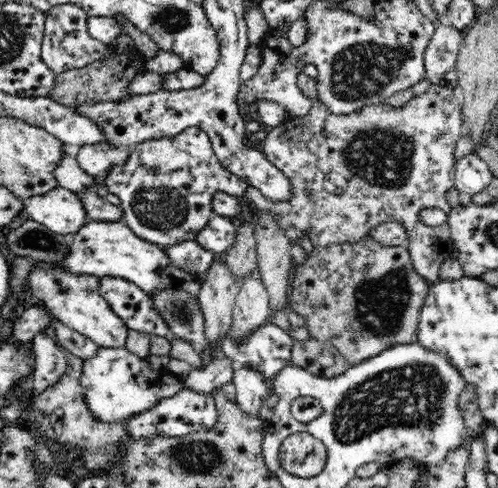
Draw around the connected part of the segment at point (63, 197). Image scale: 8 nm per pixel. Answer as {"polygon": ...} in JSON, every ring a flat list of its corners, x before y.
{"polygon":[[58,186,42,196,22,199,22,203,28,218,56,234,74,235,88,221,78,195,64,187]]}

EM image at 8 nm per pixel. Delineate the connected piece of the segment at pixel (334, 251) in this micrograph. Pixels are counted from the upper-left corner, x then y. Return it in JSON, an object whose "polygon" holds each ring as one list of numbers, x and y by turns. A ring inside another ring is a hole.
{"polygon":[[366,235,364,238,361,238,358,242,354,243,315,247,302,265,294,266,293,268,290,281,291,288,289,292,288,309,303,316,307,323,306,329,310,332,310,335,312,335,314,340,329,343,336,347,351,366,360,364,360,362,368,360,374,356,378,356,379,353,385,351,387,348,395,346,396,344,414,343,416,342,415,335,417,334,419,316,421,315,425,298,429,294,432,282,424,279,424,277,420,276,418,271,414,269,409,251,410,249,404,245,382,244,370,237,370,235]]}

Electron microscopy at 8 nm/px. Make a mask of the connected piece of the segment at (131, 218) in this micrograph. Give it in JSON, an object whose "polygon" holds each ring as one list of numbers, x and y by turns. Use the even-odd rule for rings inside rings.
{"polygon":[[198,126,170,138,133,145,124,164,111,167,102,183,120,198,122,220,132,232,160,247,194,240,214,215,212,196,216,192,245,199,250,187,246,180,222,166,208,133]]}

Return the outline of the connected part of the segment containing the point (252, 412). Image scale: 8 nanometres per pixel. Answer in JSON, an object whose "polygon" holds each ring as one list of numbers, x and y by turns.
{"polygon":[[236,366,232,381,236,388,235,403,248,416,259,417,260,406,272,393,270,382,265,380,260,373,252,369]]}

